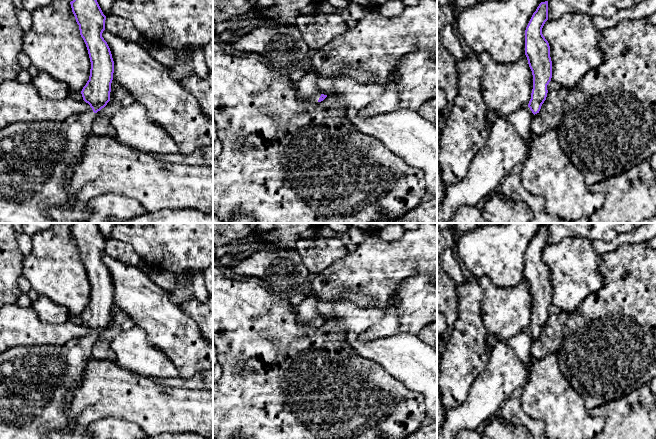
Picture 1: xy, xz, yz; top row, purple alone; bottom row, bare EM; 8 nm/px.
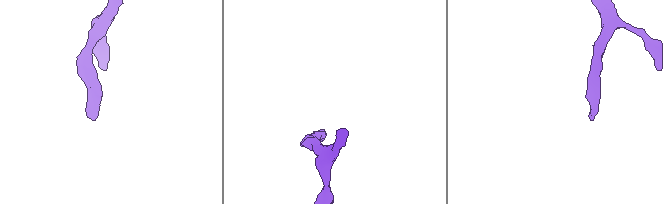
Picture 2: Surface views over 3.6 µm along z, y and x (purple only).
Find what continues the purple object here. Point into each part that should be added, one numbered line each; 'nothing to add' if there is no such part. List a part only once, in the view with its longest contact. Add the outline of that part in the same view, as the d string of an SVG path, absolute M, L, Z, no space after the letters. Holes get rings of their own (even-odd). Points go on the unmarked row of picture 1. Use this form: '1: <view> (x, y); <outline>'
1: xz (306, 312); M307 295L297 306L292 306L297 321L308 326L317 327L321 317L317 310L318 299L315 296Z

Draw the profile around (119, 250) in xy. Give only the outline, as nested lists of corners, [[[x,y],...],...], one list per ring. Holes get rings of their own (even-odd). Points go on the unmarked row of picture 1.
[[[112,237],[106,240],[105,254],[127,265],[138,267],[142,263],[141,258],[131,244]]]

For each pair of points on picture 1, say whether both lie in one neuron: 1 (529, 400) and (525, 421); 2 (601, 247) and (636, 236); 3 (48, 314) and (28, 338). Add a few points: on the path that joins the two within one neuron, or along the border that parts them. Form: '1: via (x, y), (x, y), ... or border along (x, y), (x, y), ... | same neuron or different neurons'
1: border along (519, 398), (521, 409), (541, 419), (545, 428) | different neurons
2: via (610, 246), (620, 239), (627, 237) | same neuron
3: border along (31, 305), (44, 323), (65, 321) | different neurons

